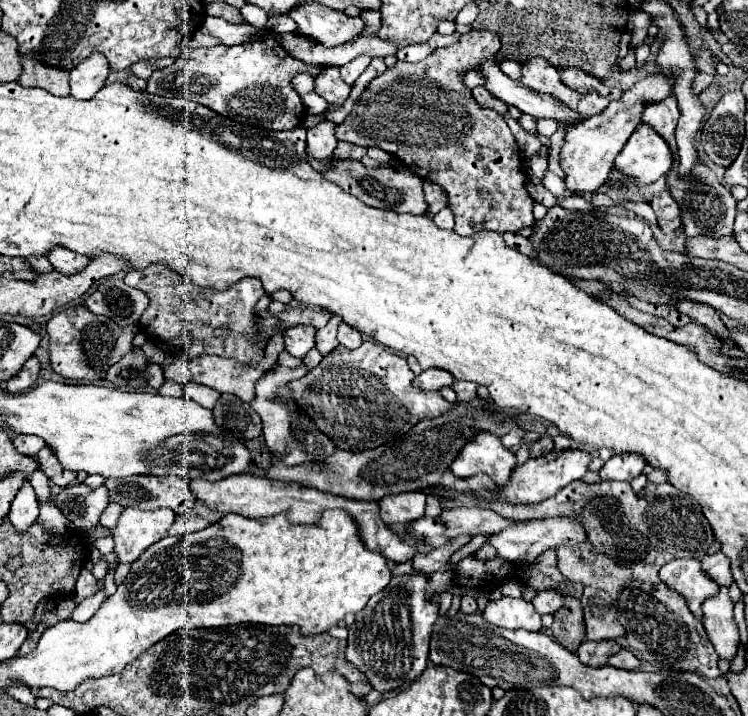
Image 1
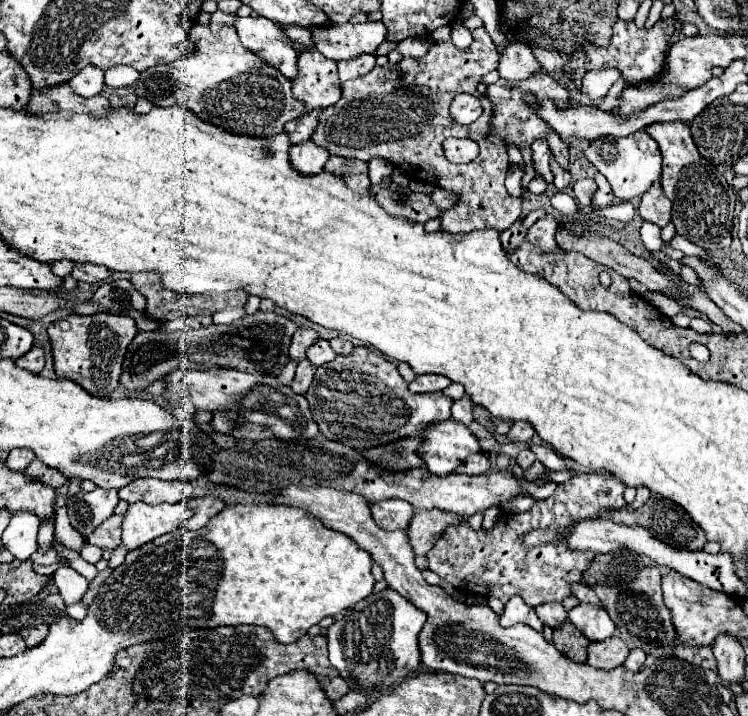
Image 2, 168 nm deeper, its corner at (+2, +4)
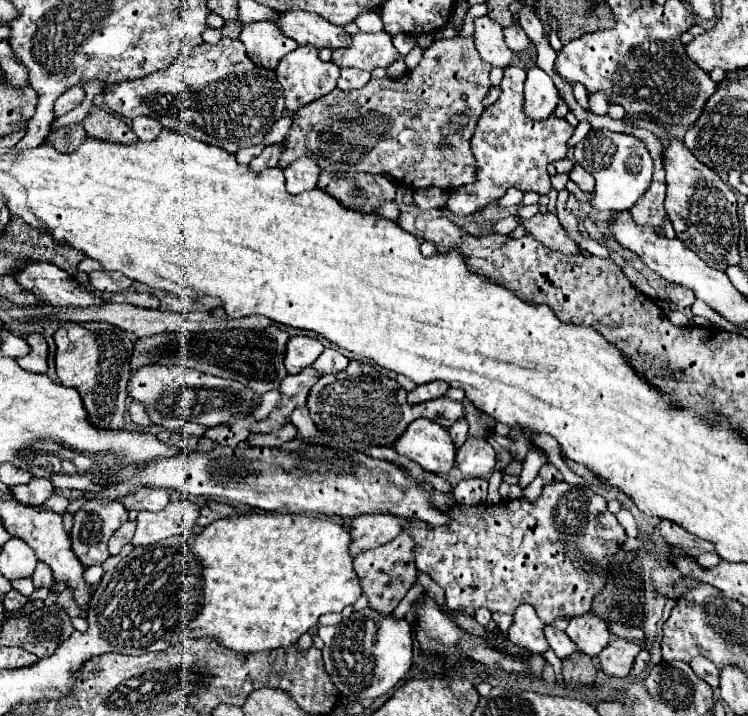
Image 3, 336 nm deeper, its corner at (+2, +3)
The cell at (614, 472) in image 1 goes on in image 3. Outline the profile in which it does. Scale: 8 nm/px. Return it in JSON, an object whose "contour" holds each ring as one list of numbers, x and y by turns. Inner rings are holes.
{"contour":[[565,481,543,487,535,501,527,497,505,499,497,505,453,505,447,509,449,521,441,527,429,527,421,521,407,521,405,531,413,533,413,555,417,571,427,573,443,591,451,611,485,607,491,613,509,613,523,603,535,607,543,623,553,623,559,617,577,617,591,611,595,595,601,593,607,581,609,565,627,539,615,515,607,511,607,501,593,489,571,487]]}

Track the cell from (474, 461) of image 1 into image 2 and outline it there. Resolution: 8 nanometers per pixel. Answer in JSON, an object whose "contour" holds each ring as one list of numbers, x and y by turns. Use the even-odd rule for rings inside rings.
{"contour":[[453,418,435,422,431,428,425,428,421,436,425,436,421,454,429,470,437,476,449,476,449,472,455,472,471,454,485,454,479,438]]}

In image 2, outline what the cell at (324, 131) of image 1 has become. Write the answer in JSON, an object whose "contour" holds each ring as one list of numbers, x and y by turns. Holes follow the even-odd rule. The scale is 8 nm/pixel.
{"contour":[[305,140,299,144,293,144,289,150,289,158,293,168,301,174,319,174,329,158,329,152,323,146,317,146,313,140]]}

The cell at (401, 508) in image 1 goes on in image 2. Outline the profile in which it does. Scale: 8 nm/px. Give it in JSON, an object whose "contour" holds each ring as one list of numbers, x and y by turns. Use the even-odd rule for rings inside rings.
{"contour":[[393,498,371,504,371,512,381,530,399,530,399,528,407,528,409,520,415,514,415,508,405,500]]}

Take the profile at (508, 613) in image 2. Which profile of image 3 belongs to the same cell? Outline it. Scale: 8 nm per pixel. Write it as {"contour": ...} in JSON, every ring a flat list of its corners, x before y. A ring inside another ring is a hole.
{"contour":[[521,605,517,613,513,615,513,625,509,627,507,637,521,649,527,649,531,653,543,655,549,649,549,643,543,635,545,623,537,617,535,609,531,605]]}

